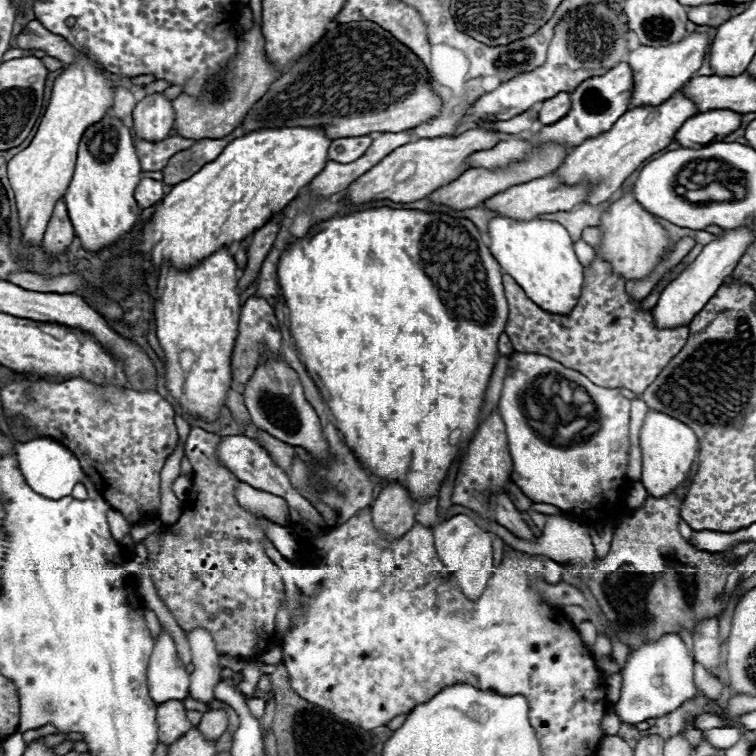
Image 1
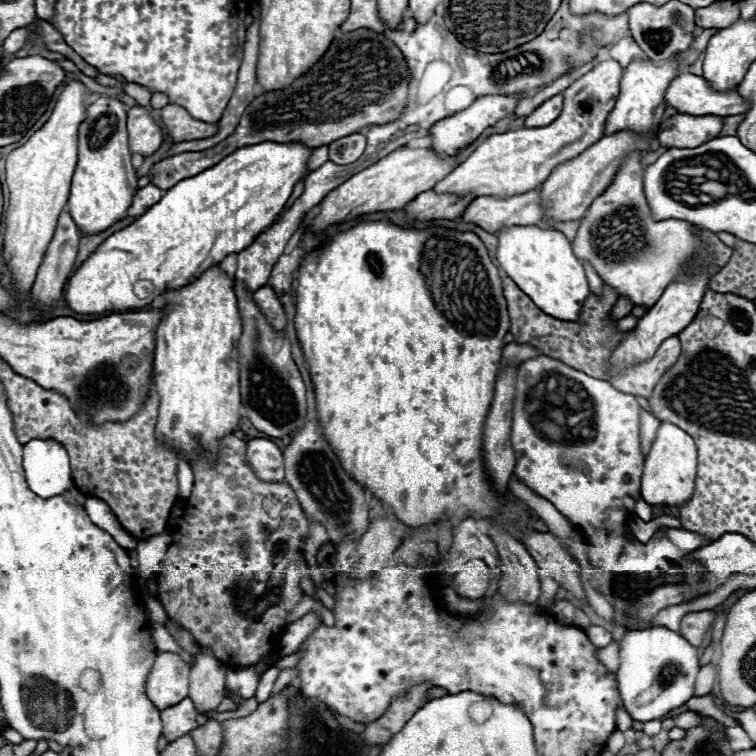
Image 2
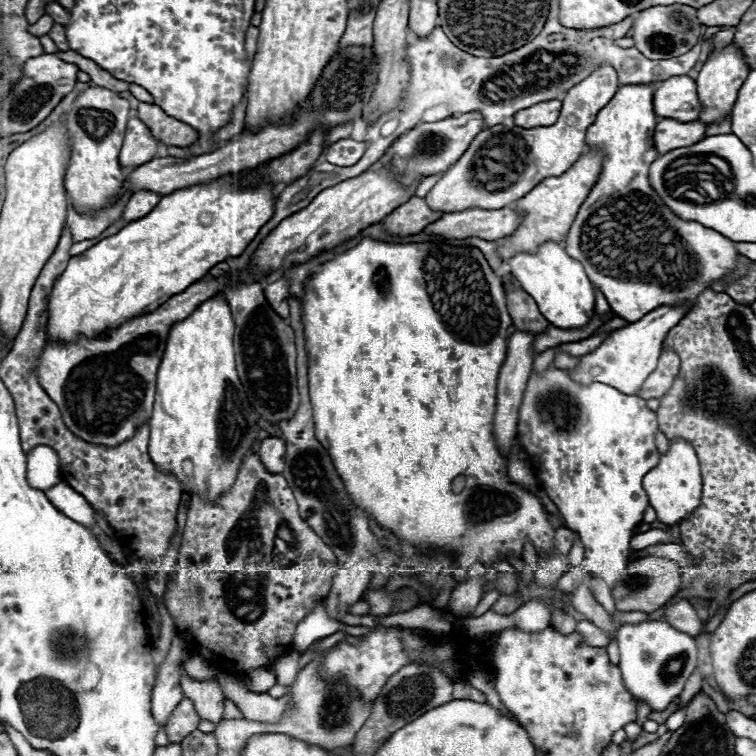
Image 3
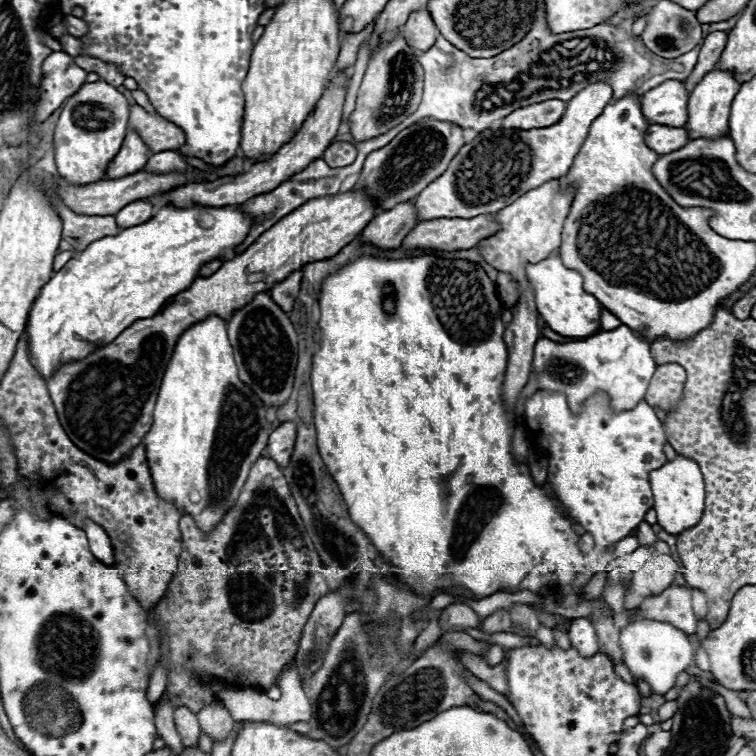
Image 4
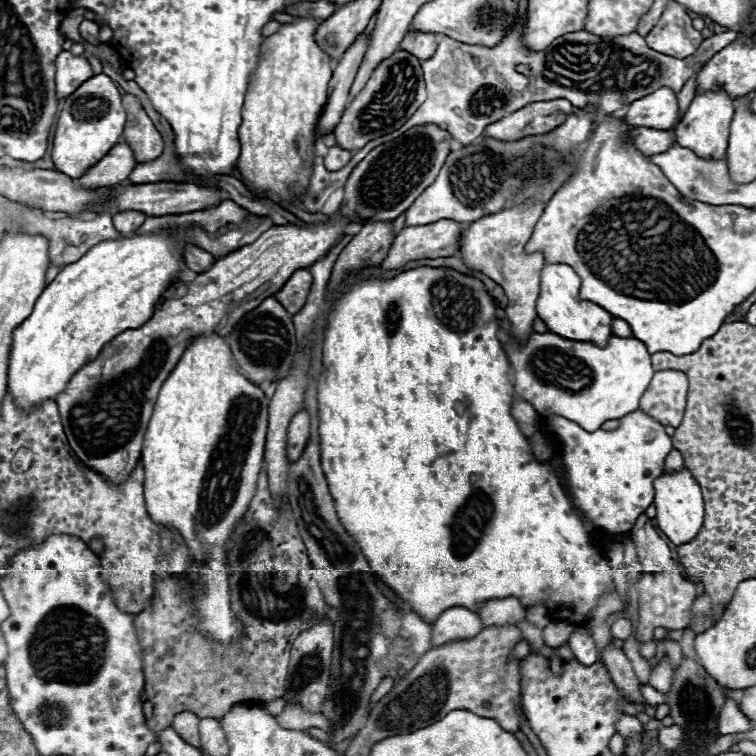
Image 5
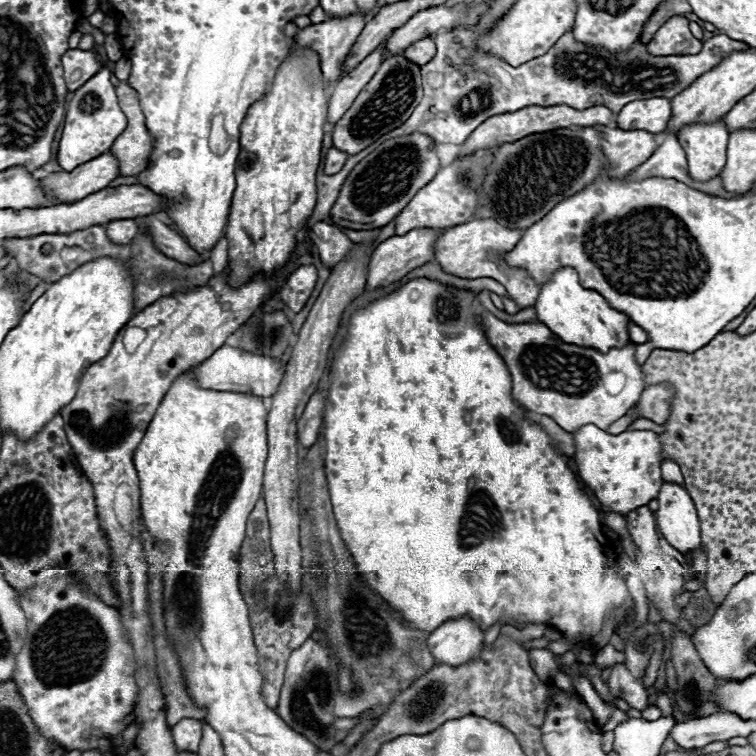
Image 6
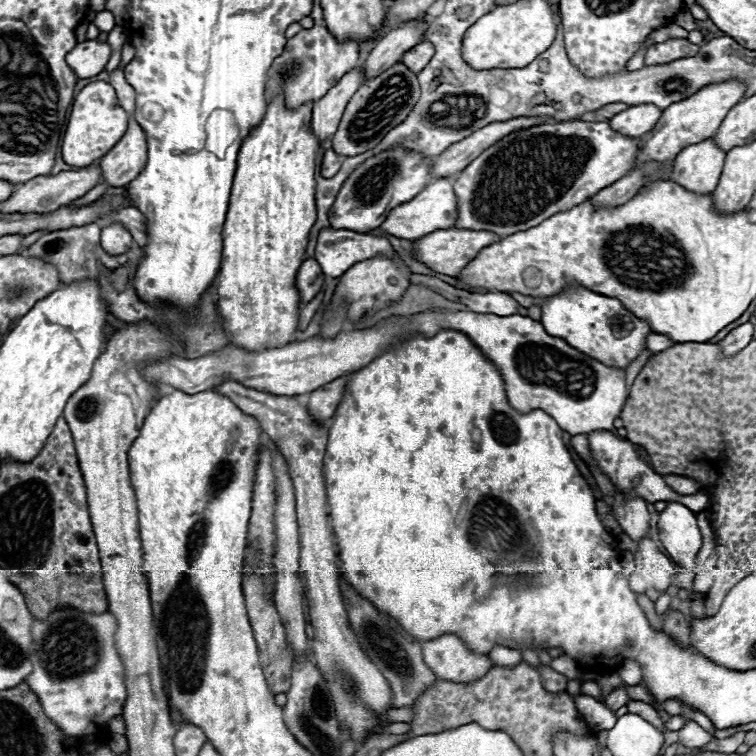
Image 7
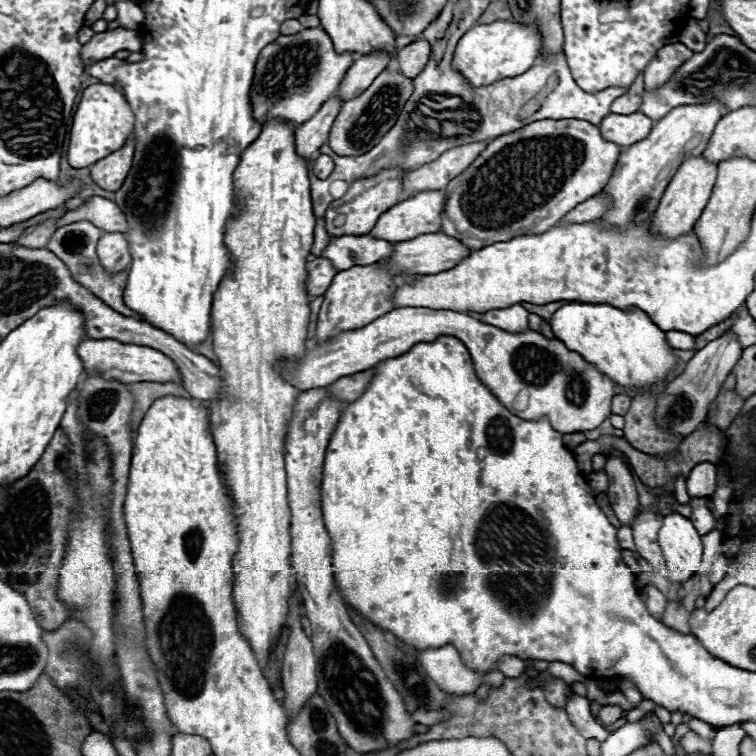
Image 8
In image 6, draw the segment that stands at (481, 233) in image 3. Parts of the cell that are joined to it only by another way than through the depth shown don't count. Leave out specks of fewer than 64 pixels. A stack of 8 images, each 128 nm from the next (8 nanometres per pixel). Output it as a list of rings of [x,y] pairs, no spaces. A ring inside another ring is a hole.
[[[412,230],[406,236],[392,236],[384,242],[380,242],[366,266],[368,276],[366,276],[366,290],[376,290],[380,286],[390,286],[398,280],[402,280],[408,272],[414,268],[424,266],[434,258],[434,242],[440,236],[440,230]]]

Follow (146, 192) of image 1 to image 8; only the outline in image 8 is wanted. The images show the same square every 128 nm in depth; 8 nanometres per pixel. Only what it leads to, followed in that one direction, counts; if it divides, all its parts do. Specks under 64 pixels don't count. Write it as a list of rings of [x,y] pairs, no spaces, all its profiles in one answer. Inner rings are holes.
[[[106,232],[96,246],[100,264],[108,274],[118,274],[124,272],[130,266],[130,250],[128,250],[128,240],[120,232]]]

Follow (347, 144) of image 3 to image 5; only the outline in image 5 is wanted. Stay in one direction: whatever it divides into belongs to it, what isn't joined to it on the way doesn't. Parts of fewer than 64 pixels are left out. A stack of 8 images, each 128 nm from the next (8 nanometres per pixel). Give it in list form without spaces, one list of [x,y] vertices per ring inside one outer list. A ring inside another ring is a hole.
[[[332,146],[332,148],[328,150],[328,154],[324,156],[324,166],[326,166],[328,170],[336,172],[336,170],[344,168],[350,158],[352,158],[352,152],[342,150],[342,148],[338,148],[338,146]]]

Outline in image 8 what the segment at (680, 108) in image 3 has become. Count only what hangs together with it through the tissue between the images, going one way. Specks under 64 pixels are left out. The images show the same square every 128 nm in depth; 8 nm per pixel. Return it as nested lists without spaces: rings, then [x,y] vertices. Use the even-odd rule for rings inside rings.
[[[642,112],[636,114],[608,114],[602,124],[600,132],[608,142],[616,142],[618,146],[632,146],[632,142],[640,142],[648,130],[652,130],[652,120]]]

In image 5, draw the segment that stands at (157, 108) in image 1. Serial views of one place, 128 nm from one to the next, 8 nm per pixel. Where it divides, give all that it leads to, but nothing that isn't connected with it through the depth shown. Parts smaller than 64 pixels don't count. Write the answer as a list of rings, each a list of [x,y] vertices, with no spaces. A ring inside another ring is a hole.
[[[116,144],[100,162],[90,166],[74,182],[82,188],[116,186],[116,182],[124,182],[134,168],[136,168],[136,162],[134,162],[132,150],[126,144]]]

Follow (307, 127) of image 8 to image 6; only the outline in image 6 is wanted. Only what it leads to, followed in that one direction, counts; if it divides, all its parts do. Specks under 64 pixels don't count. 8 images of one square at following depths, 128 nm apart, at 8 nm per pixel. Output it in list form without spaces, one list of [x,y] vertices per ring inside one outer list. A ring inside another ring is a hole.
[[[380,44],[354,70],[350,70],[338,80],[328,100],[328,122],[330,124],[336,124],[344,116],[348,106],[352,106],[352,102],[356,100],[356,94],[360,94],[360,90],[370,82],[372,74],[376,74],[382,60],[384,60],[384,44]]]

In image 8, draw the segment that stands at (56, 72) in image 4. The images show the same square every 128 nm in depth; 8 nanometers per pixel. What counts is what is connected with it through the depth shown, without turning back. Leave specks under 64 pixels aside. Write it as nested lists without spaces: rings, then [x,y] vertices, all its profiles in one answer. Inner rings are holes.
[[[114,28],[106,32],[94,34],[94,38],[82,46],[82,62],[96,62],[96,58],[110,58],[118,50],[138,52],[142,48],[142,40],[138,30],[128,28]]]

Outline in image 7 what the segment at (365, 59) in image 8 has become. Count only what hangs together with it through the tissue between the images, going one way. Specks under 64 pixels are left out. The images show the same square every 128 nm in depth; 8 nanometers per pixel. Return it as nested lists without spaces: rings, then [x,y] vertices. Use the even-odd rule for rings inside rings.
[[[416,20],[412,22],[412,26],[408,22],[406,26],[390,30],[386,36],[382,36],[362,64],[364,80],[376,78],[376,74],[382,74],[384,70],[388,70],[388,66],[394,66],[396,62],[400,62],[400,58],[404,56],[404,50],[416,46],[424,30],[426,30],[426,22]]]

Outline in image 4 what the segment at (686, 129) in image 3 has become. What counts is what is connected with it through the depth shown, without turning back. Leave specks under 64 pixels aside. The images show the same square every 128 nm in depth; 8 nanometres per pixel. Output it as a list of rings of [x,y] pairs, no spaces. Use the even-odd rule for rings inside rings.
[[[650,124],[644,132],[644,142],[658,154],[668,154],[668,150],[678,150],[688,142],[684,128],[670,128],[664,124]]]

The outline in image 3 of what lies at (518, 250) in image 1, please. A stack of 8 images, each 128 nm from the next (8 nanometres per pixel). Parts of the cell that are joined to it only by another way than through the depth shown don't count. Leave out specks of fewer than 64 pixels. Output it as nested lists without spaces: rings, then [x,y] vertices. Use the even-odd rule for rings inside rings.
[[[546,242],[536,254],[516,254],[508,260],[512,274],[522,288],[536,300],[544,318],[556,328],[584,328],[594,316],[594,286],[580,262],[570,258],[562,244]]]

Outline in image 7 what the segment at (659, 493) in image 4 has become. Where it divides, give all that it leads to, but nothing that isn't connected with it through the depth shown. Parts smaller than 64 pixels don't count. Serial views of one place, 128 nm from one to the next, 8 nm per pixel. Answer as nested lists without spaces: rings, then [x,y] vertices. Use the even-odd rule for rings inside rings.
[[[668,502],[658,520],[660,542],[664,544],[670,560],[680,570],[692,570],[702,546],[702,536],[696,524],[696,514],[680,502]]]

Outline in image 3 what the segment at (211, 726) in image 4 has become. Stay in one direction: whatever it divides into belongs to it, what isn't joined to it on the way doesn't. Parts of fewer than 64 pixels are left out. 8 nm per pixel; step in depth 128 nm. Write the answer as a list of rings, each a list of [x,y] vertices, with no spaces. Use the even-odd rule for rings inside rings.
[[[180,680],[184,696],[194,702],[194,708],[202,720],[218,724],[224,714],[224,694],[218,682]]]

